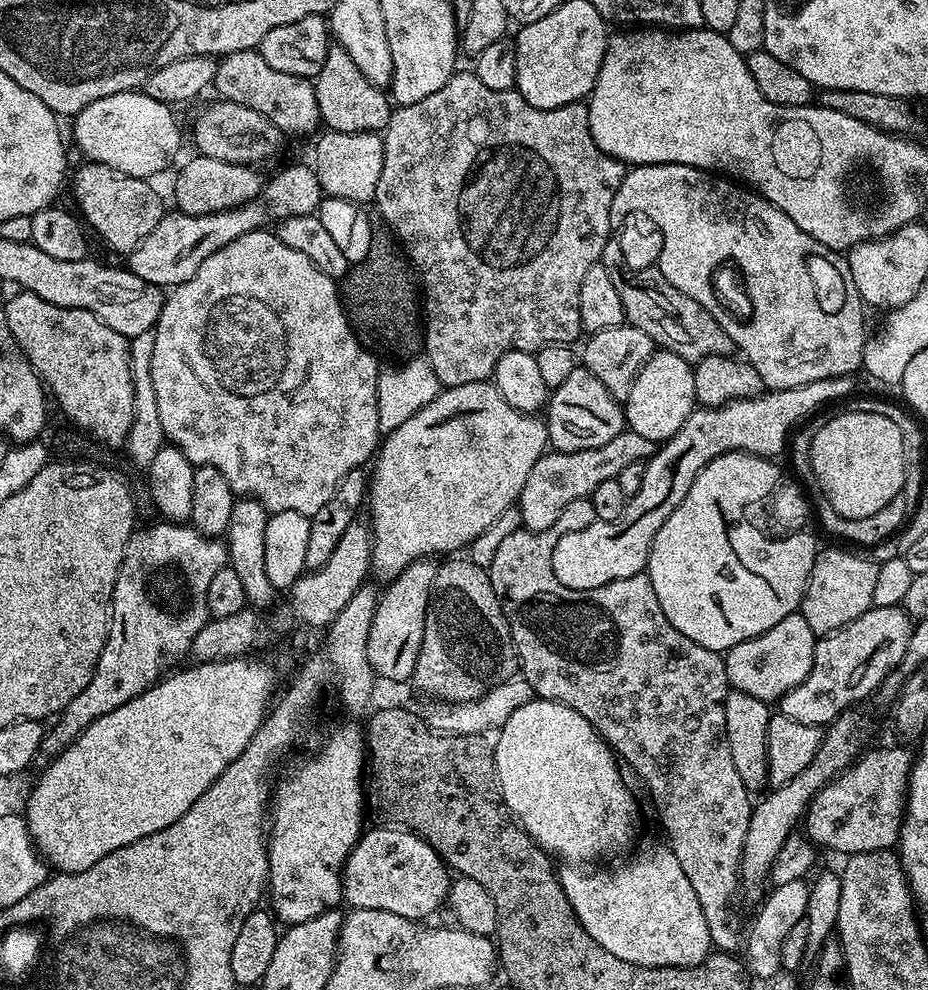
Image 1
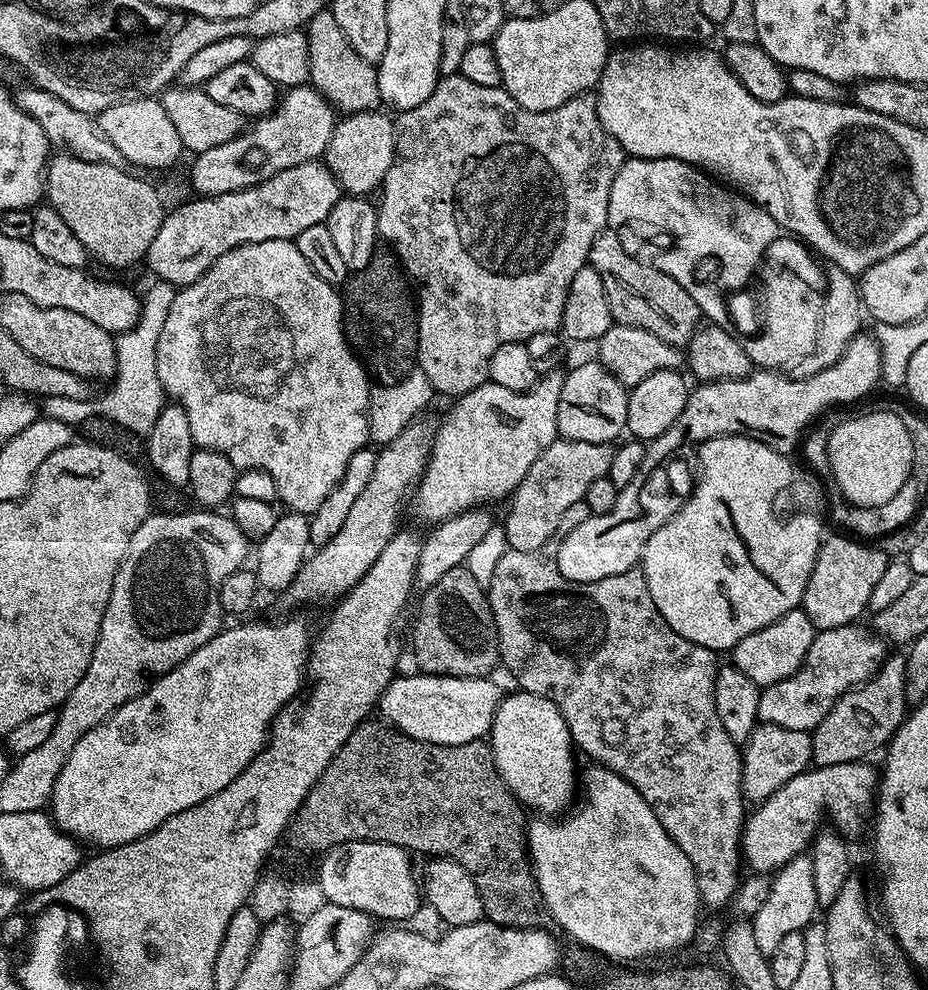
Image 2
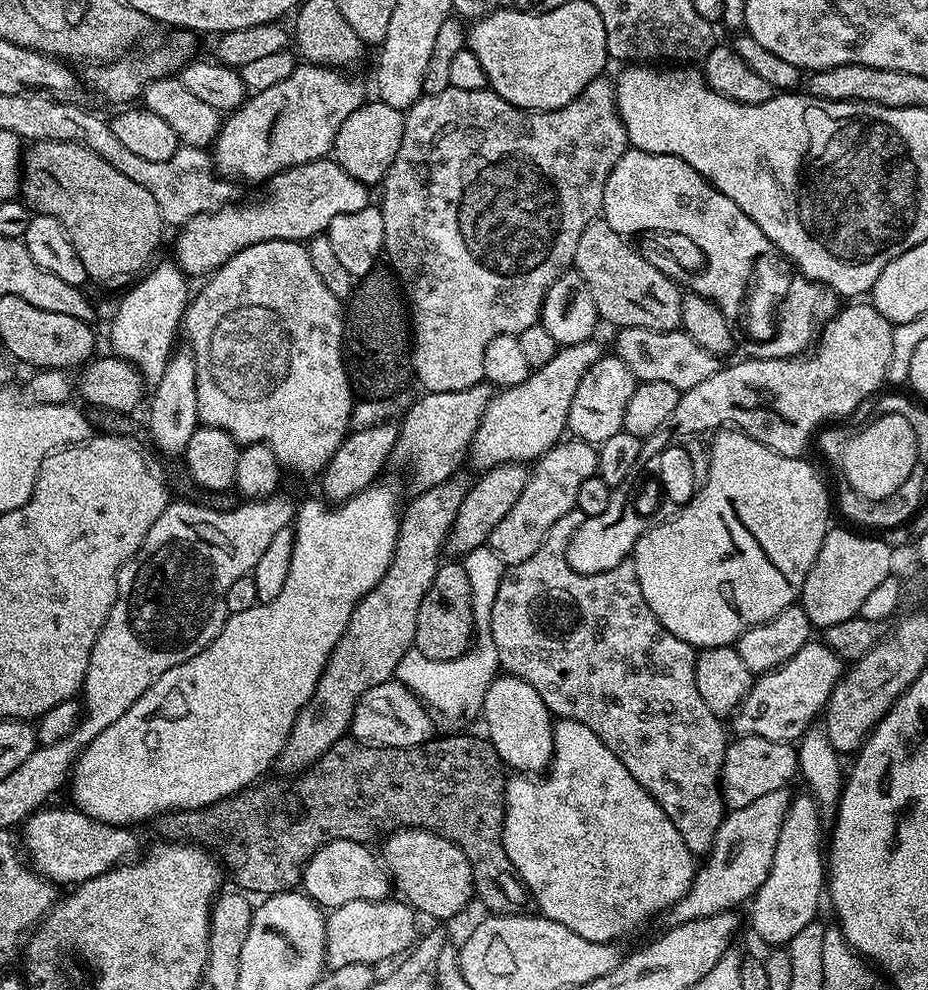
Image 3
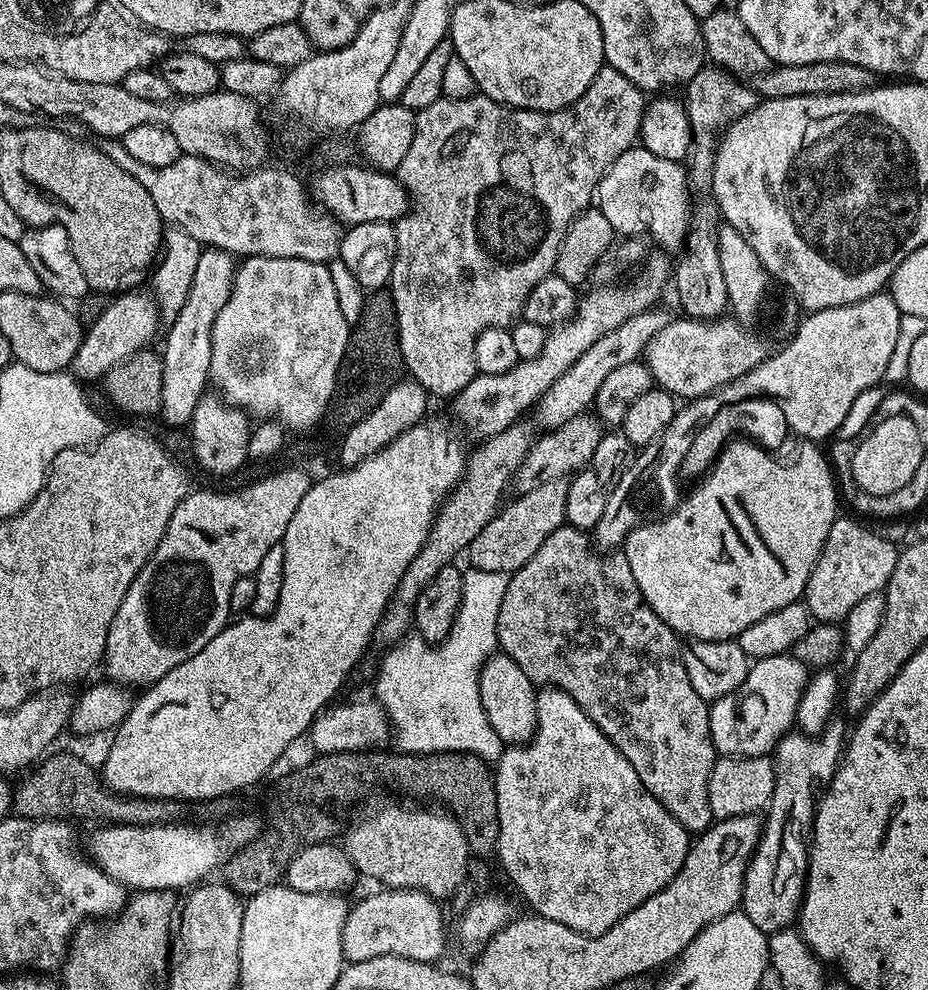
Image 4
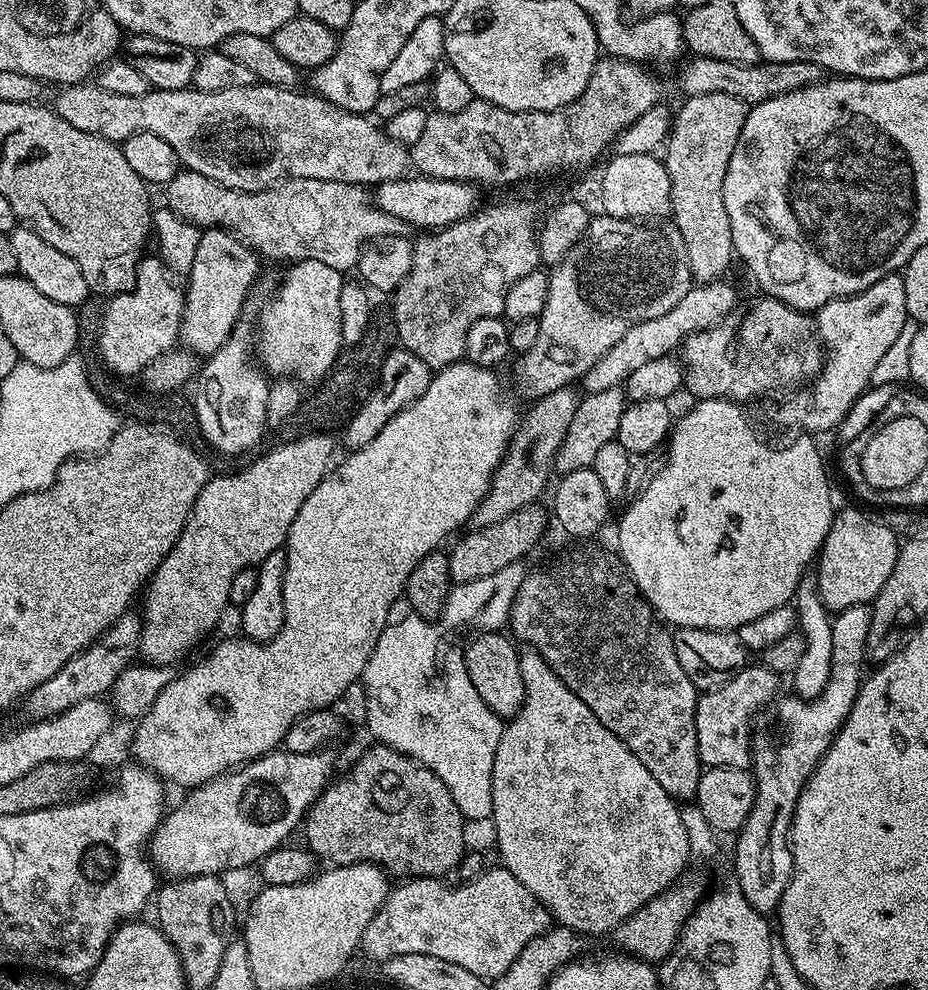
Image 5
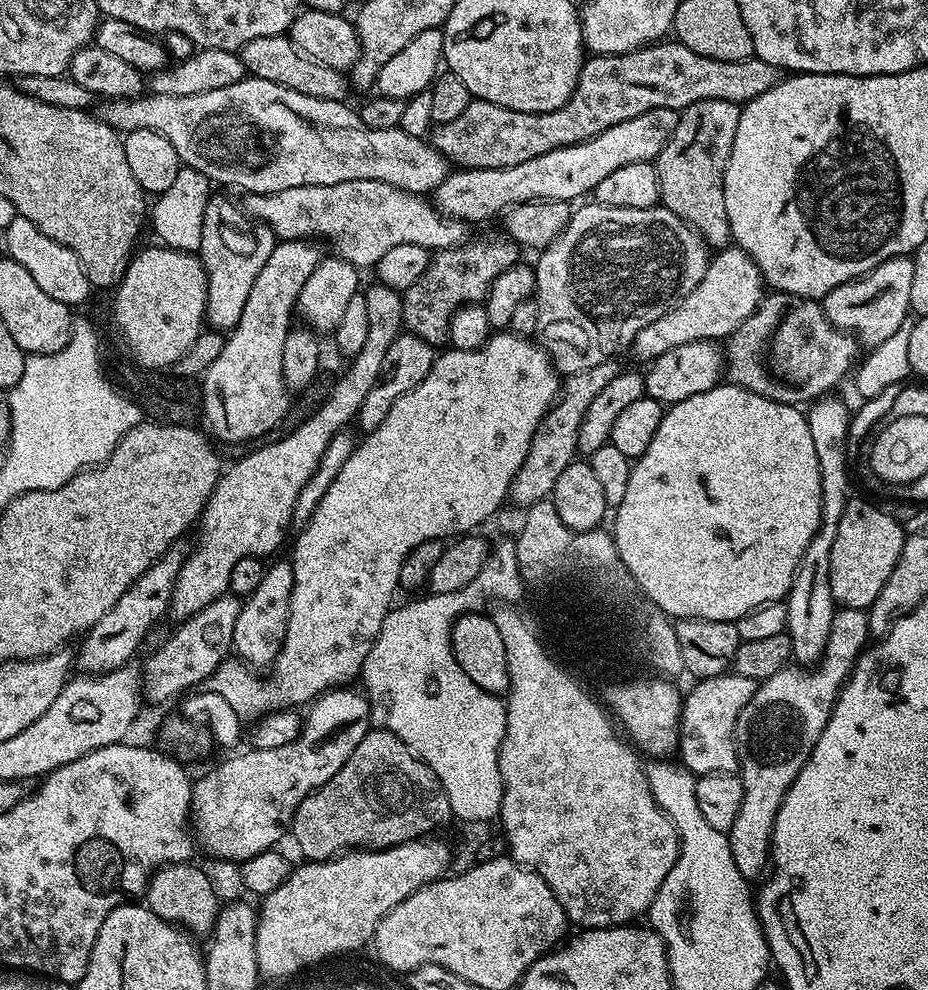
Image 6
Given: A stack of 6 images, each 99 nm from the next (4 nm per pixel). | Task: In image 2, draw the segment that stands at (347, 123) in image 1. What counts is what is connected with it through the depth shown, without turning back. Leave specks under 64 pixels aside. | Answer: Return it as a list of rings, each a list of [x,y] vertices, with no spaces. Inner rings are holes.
[[[330,10],[319,12],[314,14],[314,18],[310,18],[304,37],[310,54],[308,79],[311,87],[326,97],[337,113],[370,112],[381,103],[377,65],[362,58],[362,54],[358,54],[358,50],[350,46],[346,34],[342,34],[342,26],[338,26],[338,18],[334,18]]]

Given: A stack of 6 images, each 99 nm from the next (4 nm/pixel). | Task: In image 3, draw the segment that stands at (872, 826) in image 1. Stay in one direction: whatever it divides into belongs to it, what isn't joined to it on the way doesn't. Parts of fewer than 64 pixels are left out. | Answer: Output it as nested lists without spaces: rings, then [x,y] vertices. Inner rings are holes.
[[[779,788],[750,802],[750,806],[733,808],[725,815],[718,826],[711,850],[697,867],[690,890],[670,909],[673,925],[736,910],[741,907],[739,904],[747,905],[751,901],[762,882],[766,882],[766,874],[770,874],[774,850],[778,846],[778,834],[782,830],[782,822],[788,817],[788,794],[788,788]]]

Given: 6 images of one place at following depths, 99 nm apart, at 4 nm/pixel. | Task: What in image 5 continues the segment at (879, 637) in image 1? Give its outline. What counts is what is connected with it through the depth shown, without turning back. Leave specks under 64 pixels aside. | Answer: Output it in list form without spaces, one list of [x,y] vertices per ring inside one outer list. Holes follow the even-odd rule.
[[[746,666],[726,686],[705,691],[696,702],[696,733],[701,765],[709,768],[748,768],[752,763],[750,725],[757,715],[777,699],[777,673],[763,666]]]

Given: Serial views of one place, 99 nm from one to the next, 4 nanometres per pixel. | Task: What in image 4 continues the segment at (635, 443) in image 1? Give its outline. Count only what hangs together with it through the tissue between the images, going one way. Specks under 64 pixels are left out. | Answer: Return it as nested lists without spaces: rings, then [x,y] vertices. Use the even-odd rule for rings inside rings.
[[[555,480],[554,482],[542,482],[542,486],[534,486],[534,490],[519,493],[515,497],[513,504],[505,503],[495,518],[488,523],[470,542],[466,553],[467,562],[471,567],[478,570],[494,570],[495,572],[507,572],[509,574],[517,572],[534,554],[538,554],[538,546],[554,534],[566,523],[566,494],[568,490],[568,480]]]

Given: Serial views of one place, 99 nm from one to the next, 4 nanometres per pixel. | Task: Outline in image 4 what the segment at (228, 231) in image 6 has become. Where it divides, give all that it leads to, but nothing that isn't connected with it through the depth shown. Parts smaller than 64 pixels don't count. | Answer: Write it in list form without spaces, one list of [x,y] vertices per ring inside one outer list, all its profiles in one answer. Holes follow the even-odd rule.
[[[205,247],[198,258],[195,267],[194,282],[182,310],[167,325],[168,337],[162,347],[162,406],[158,416],[171,428],[184,428],[191,425],[194,410],[198,402],[206,394],[204,387],[209,387],[210,381],[210,350],[212,349],[212,327],[214,318],[218,318],[218,310],[226,306],[230,298],[232,283],[236,277],[237,261],[231,252],[220,248]]]

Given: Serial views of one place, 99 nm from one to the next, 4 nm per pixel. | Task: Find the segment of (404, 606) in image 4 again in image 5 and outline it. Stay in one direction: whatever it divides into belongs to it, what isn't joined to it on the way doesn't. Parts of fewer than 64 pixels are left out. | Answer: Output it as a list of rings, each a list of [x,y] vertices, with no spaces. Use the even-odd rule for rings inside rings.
[[[571,387],[554,390],[554,394],[546,394],[535,401],[525,416],[523,413],[512,442],[508,445],[508,451],[504,453],[504,459],[492,476],[488,493],[471,518],[473,529],[502,522],[502,518],[510,518],[510,514],[541,499],[540,495],[548,484],[548,475],[553,475],[556,455],[566,438],[566,430],[570,430],[570,422],[574,422],[574,412],[581,402],[581,397],[575,396],[572,391]]]

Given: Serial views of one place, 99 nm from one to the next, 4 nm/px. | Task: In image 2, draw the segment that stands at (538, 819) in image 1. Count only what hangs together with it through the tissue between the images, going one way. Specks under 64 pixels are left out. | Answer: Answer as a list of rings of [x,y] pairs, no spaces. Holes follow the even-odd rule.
[[[523,690],[515,691],[509,696],[507,693],[501,699],[498,710],[494,714],[490,743],[492,757],[496,759],[496,768],[502,774],[506,786],[514,793],[525,809],[538,808],[546,811],[543,812],[546,814],[563,813],[573,803],[572,795],[575,792],[577,795],[578,792],[576,760],[572,757],[572,752],[574,753],[572,735],[558,710],[558,706],[554,706],[554,702],[550,702],[545,696],[535,696]]]

